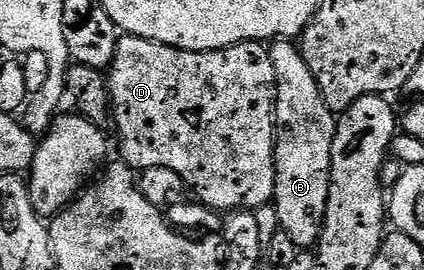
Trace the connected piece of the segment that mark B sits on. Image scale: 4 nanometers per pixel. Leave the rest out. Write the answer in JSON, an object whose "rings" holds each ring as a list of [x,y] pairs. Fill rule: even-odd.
{"rings":[[[277,40],[268,47],[271,64],[275,64],[277,105],[275,107],[275,192],[271,205],[278,212],[278,224],[298,248],[313,248],[321,241],[329,199],[331,148],[337,131],[334,111],[323,100],[307,60],[303,60],[298,43]]]}

